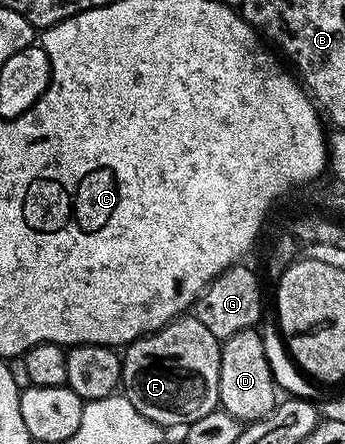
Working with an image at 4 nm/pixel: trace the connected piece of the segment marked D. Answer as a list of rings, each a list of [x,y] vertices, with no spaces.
[[[259,329],[234,332],[234,336],[223,339],[220,347],[220,367],[218,368],[218,392],[220,393],[219,409],[230,412],[242,424],[256,422],[266,417],[278,403],[278,387],[272,375],[270,361],[267,359],[266,348],[263,346],[264,335]]]

